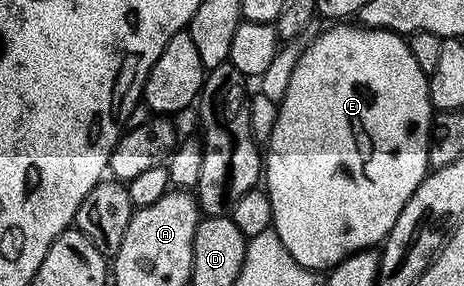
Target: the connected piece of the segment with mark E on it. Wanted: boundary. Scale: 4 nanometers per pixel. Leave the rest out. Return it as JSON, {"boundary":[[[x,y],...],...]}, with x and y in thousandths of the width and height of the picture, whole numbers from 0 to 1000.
{"boundary":[[[731,77],[720,91],[707,94],[690,126],[677,129],[670,154],[653,178],[649,203],[640,217],[640,231],[631,245],[631,273],[623,273],[623,315],[614,315],[610,346],[599,353],[597,378],[601,395],[593,406],[593,437],[584,448],[584,493],[571,503],[571,668],[584,689],[584,776],[588,804],[597,818],[597,832],[606,832],[606,846],[614,860],[614,874],[623,874],[623,888],[651,937],[666,937],[672,944],[711,944],[724,923],[733,923],[744,902],[752,902],[752,888],[776,881],[789,867],[808,867],[823,857],[825,843],[834,836],[838,804],[847,804],[847,790],[856,776],[856,748],[864,748],[864,734],[873,734],[873,706],[881,706],[886,682],[899,664],[899,650],[916,626],[925,598],[920,570],[920,528],[925,524],[925,497],[929,493],[929,427],[933,416],[933,381],[929,374],[929,346],[925,343],[925,301],[920,283],[925,276],[922,255],[907,245],[907,231],[899,231],[899,217],[890,203],[890,189],[881,189],[881,161],[875,136],[862,115],[841,112],[828,98],[784,98],[767,91],[756,77]]]}

